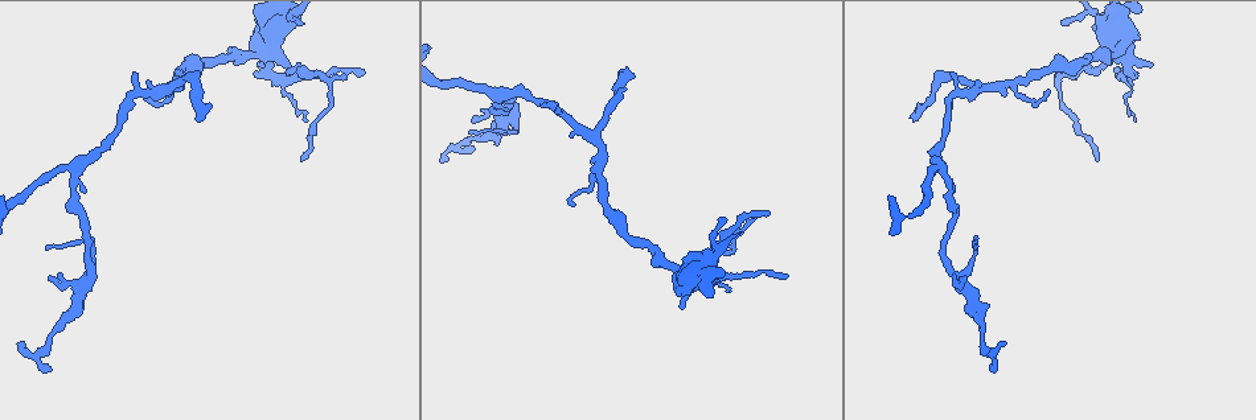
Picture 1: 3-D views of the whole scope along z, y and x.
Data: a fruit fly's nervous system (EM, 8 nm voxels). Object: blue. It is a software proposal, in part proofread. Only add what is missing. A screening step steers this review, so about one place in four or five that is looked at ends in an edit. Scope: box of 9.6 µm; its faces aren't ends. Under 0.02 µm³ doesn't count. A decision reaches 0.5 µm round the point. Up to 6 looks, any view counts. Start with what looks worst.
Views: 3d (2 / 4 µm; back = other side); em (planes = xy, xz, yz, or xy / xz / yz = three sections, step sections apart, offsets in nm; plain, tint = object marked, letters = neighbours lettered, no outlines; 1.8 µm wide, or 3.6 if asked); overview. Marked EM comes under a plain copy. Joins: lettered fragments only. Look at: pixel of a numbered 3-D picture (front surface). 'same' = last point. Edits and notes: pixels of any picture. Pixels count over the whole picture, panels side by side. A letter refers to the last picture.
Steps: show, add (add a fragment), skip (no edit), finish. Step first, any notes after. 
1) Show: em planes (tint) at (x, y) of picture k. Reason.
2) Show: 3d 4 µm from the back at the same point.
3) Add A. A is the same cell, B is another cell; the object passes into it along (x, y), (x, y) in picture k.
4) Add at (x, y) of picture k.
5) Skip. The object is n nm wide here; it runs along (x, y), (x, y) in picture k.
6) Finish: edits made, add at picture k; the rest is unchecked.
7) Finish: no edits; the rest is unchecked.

Show: 3d 2 µm at (1131, 74) of picture 1. Abrupt turn.

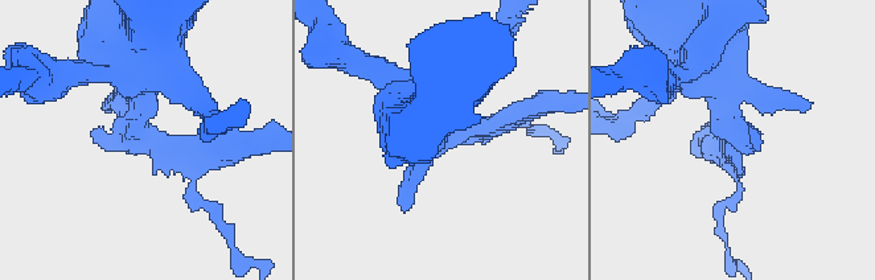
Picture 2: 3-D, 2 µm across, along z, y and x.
Show: em planes (tint) at (736, 147) of picture 2.

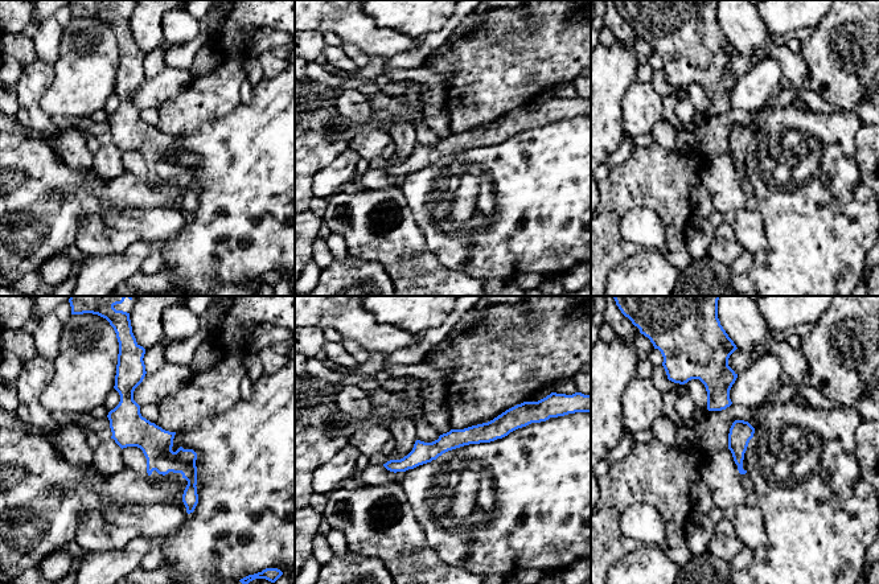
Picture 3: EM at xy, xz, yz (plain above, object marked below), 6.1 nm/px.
Show: em planes (letters) at the same point.

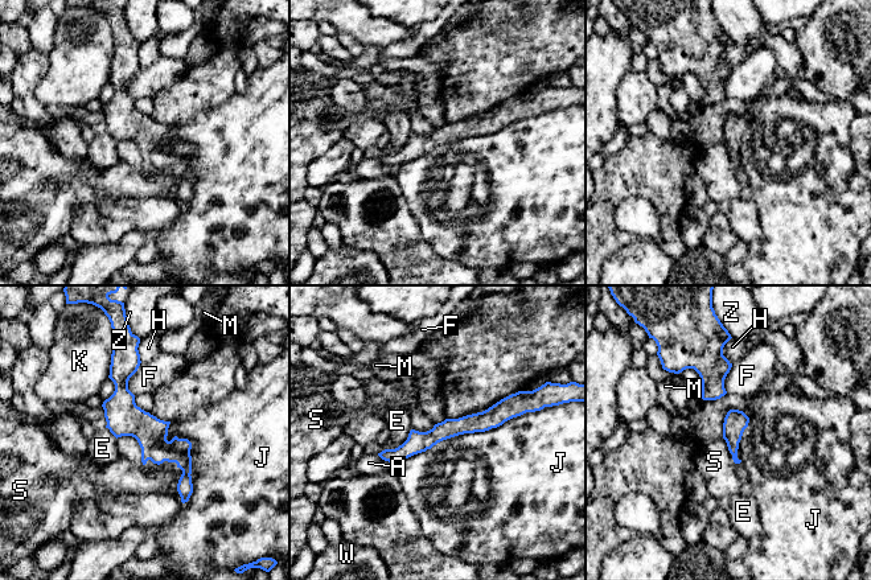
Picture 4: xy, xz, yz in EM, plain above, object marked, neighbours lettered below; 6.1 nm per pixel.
Skip. The object is 130 nm wide here; A, E, F, H, J, K, M, S, W and Z are other cells; it runs along (135, 354), (122, 404), (185, 465), (184, 498) in picture 4; no lettered fragment goes on from it.

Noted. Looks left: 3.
Show: em 3.6 µm yz step 4 (letters) at (914, 120) of picture 1. Tapers out.

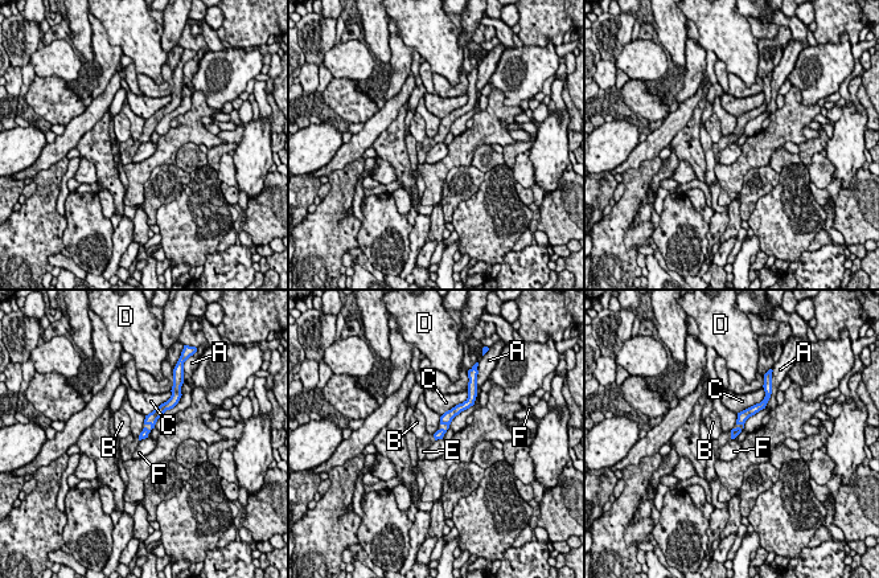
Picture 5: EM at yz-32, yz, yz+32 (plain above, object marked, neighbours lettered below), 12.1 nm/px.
Add E. E is the same cell, A, B, C, D and F are other cells; the object passes into it along (735, 431), (731, 435), (725, 437) in picture 5; the neuron continues.

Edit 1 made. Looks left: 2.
Finish: edits made, add at picture 5; the rest is unchecked.

